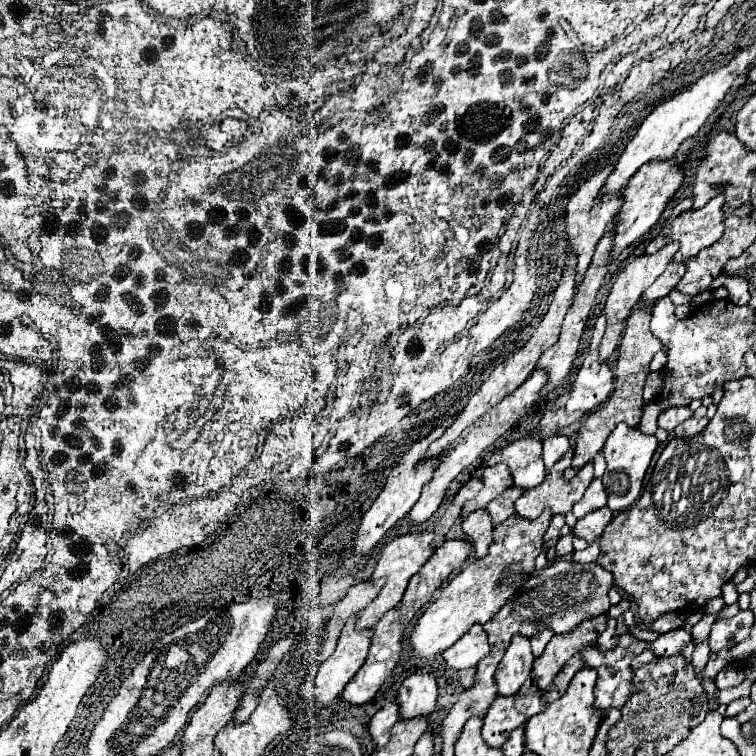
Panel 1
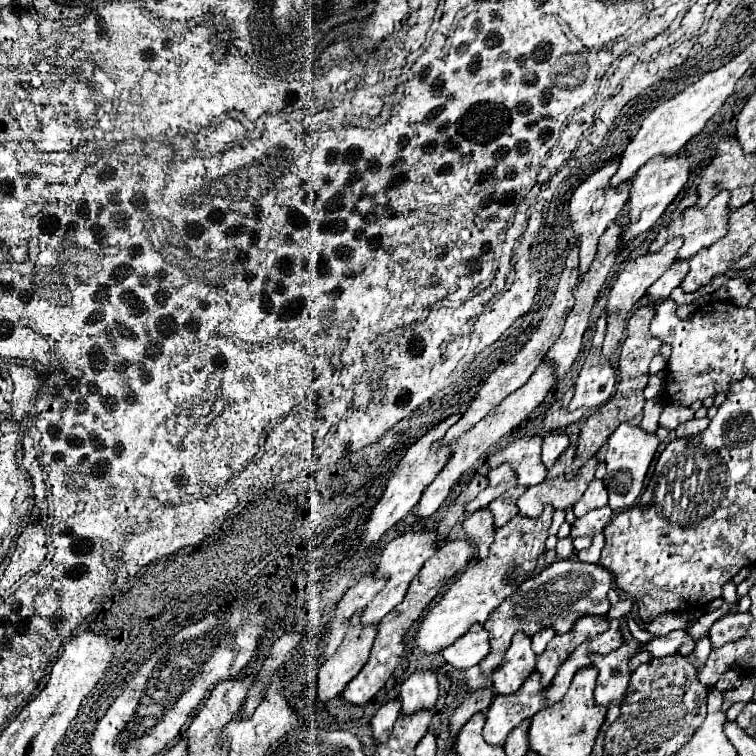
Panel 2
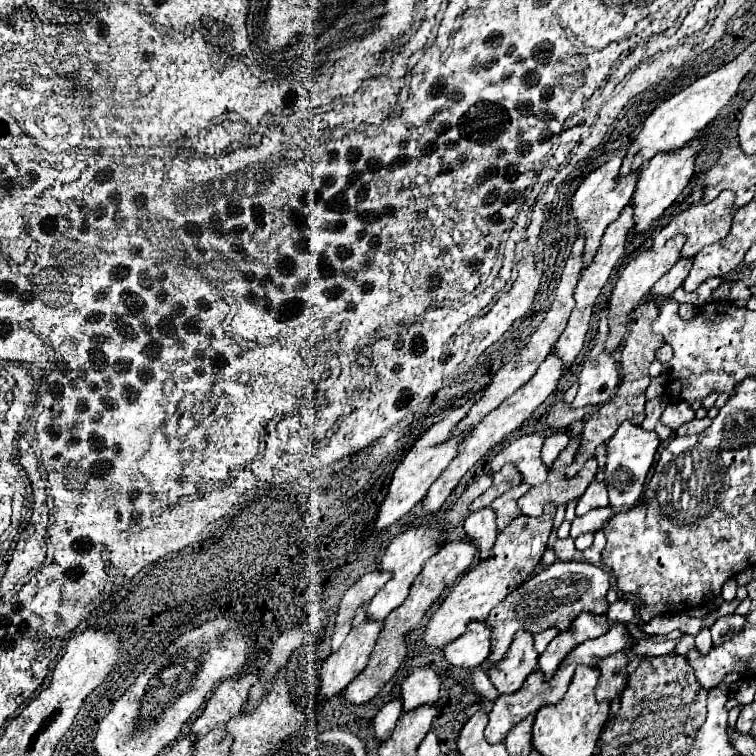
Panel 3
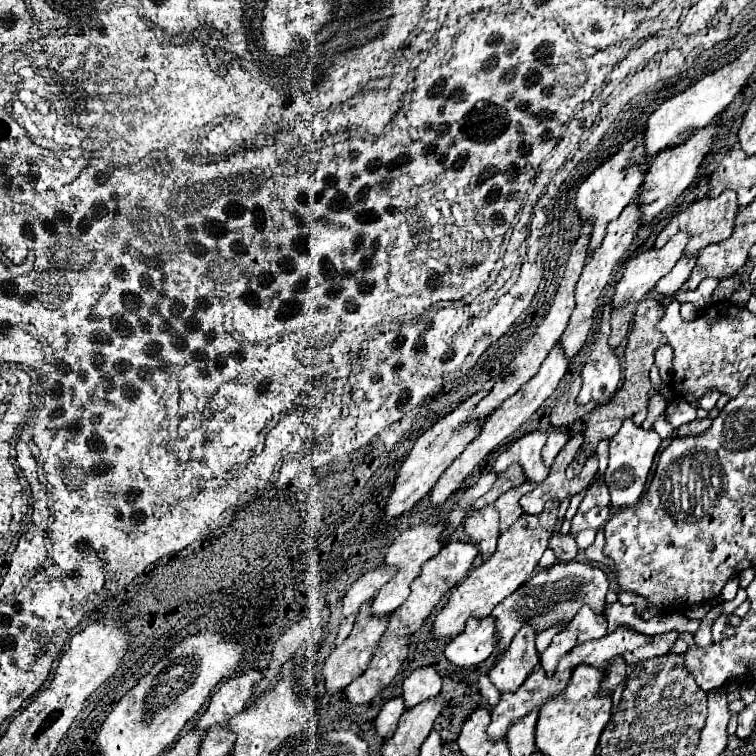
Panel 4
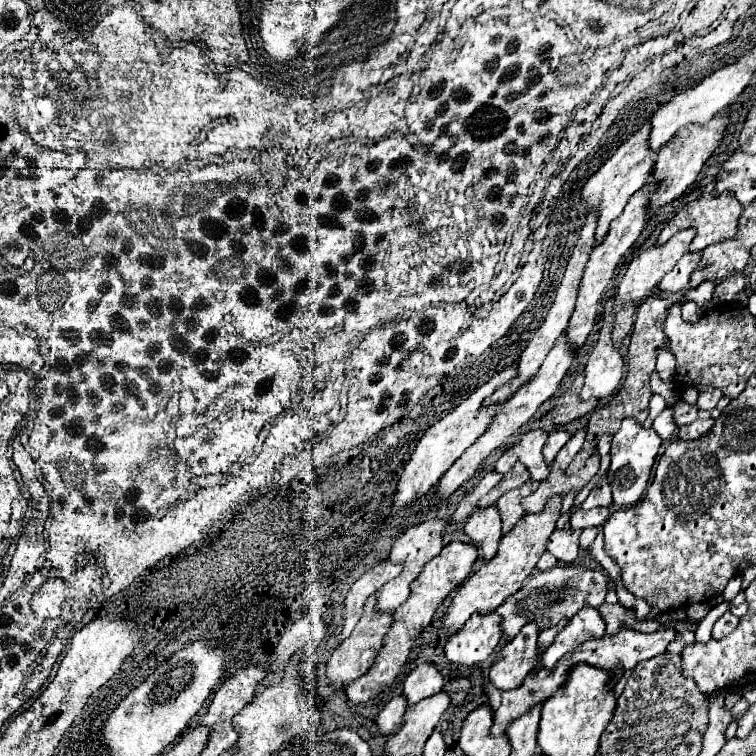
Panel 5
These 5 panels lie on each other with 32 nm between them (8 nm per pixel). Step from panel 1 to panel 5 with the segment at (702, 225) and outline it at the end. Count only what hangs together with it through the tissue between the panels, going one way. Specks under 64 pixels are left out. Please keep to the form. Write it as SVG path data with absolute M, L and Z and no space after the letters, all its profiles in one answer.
M722 192L722 194L706 194L706 196L700 196L696 200L692 200L694 204L686 204L678 218L674 218L670 222L672 228L666 228L664 232L674 232L674 230L680 230L680 228L696 228L696 238L692 240L690 244L690 252L698 252L698 250L704 250L706 246L714 244L714 242L720 242L720 240L728 240L732 236L736 236L738 232L738 220L740 220L740 214L742 214L742 204L736 200L736 196L732 196L730 192Z

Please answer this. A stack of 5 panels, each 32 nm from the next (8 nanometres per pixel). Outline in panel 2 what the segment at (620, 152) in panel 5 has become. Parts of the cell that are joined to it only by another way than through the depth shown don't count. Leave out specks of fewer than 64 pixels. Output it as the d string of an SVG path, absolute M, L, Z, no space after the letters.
M610 160L606 162L600 170L596 170L592 176L588 176L578 190L574 192L572 200L570 200L570 214L572 214L572 230L580 242L580 272L586 272L590 262L594 260L594 254L598 250L598 240L604 234L604 230L620 216L628 196L630 196L630 184L632 180L626 180L624 184L620 184L618 188L610 186L610 178L616 174L620 160Z

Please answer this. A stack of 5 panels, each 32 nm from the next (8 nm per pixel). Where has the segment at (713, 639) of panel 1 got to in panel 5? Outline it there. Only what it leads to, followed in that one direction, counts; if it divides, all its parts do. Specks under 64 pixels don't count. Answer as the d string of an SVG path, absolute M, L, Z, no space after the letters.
M726 612L722 618L716 620L716 624L714 624L714 628L712 628L712 638L714 638L714 640L720 640L720 638L728 636L728 634L736 628L736 624L738 624L738 618L732 616L730 612Z

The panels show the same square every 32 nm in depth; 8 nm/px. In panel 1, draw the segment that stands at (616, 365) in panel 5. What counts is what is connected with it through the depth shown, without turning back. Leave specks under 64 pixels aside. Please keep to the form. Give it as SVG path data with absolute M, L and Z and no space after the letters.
M600 316L594 326L594 336L590 340L588 356L584 358L584 364L572 386L566 412L592 410L600 406L614 390L614 374L610 366L598 358L598 346L600 346L602 336L604 336L604 318Z

